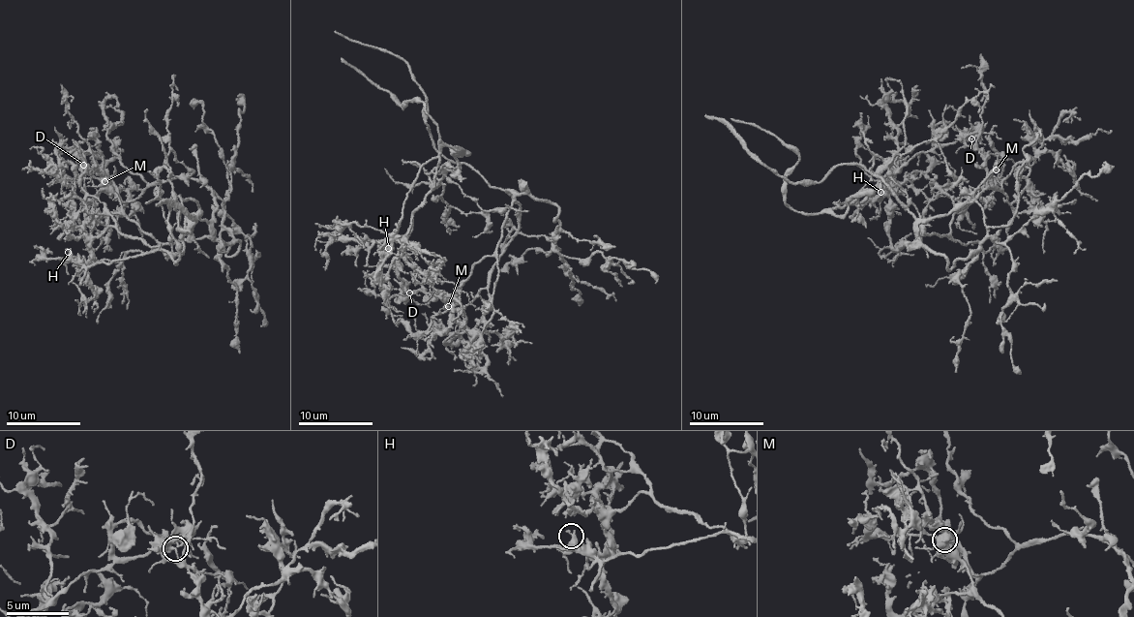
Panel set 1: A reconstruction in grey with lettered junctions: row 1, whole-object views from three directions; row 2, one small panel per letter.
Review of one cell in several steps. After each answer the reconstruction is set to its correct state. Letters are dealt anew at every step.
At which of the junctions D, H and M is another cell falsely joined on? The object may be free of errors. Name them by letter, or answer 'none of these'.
D

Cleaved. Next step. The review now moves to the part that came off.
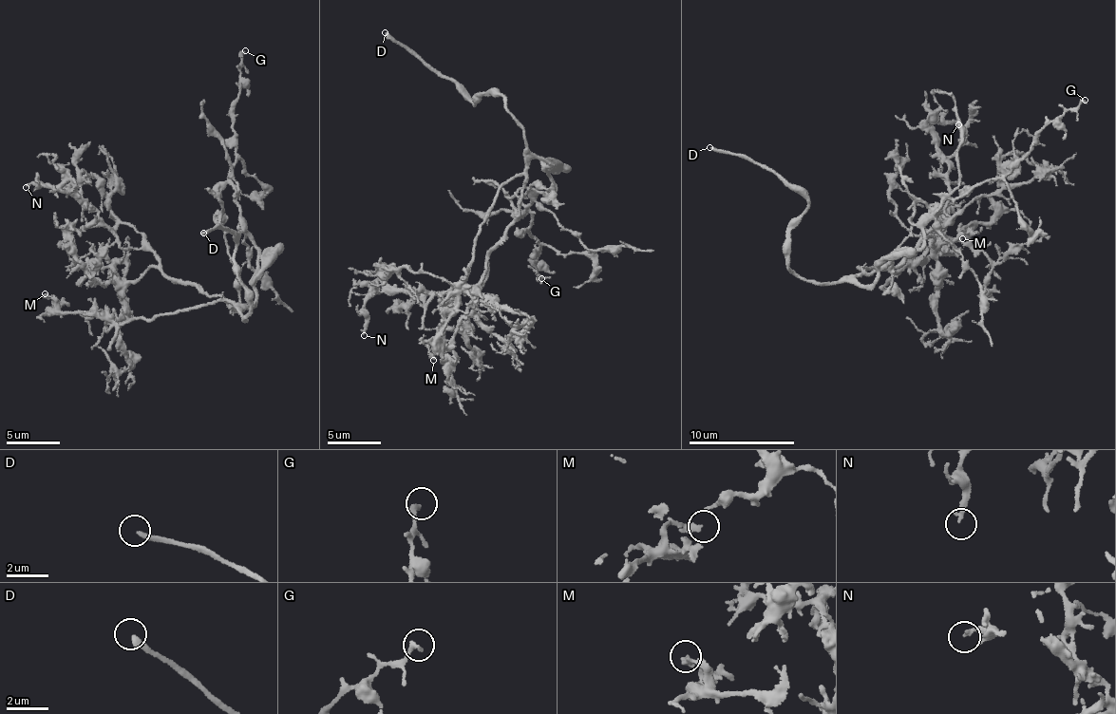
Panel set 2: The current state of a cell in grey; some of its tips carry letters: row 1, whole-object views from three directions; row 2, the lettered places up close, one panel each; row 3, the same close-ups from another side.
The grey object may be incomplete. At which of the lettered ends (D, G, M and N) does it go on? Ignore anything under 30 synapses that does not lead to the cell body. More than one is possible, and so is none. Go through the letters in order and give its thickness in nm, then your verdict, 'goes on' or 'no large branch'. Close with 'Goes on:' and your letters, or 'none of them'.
D: 260 nm | goes on
G: 220 nm | no large branch
M: 220 nm | no large branch
N: 200 nm | no large branch
Goes on: D

